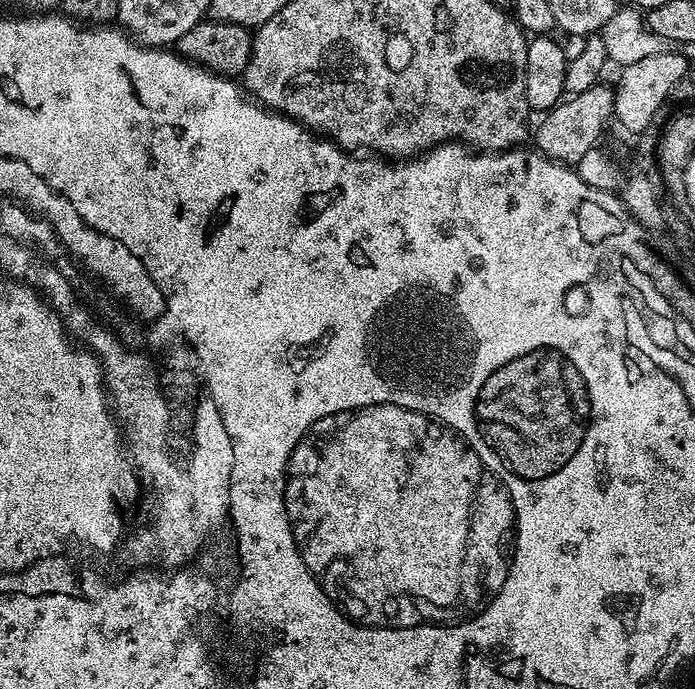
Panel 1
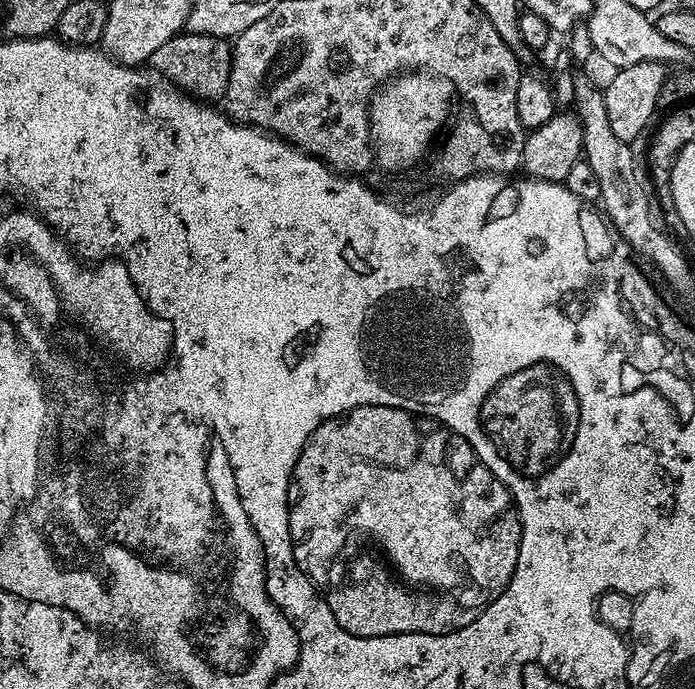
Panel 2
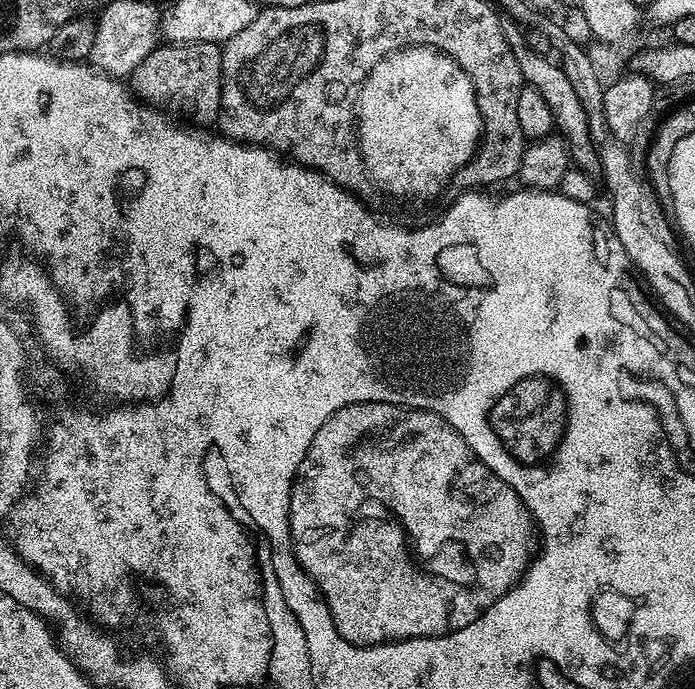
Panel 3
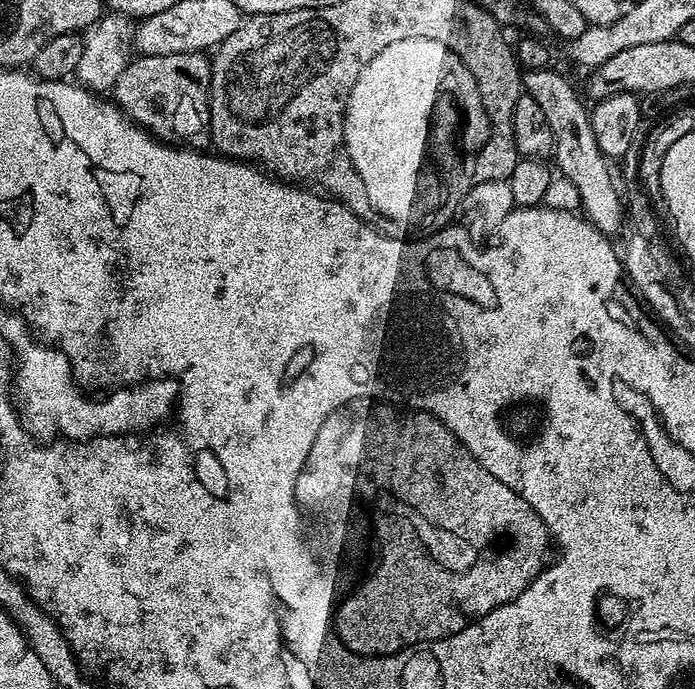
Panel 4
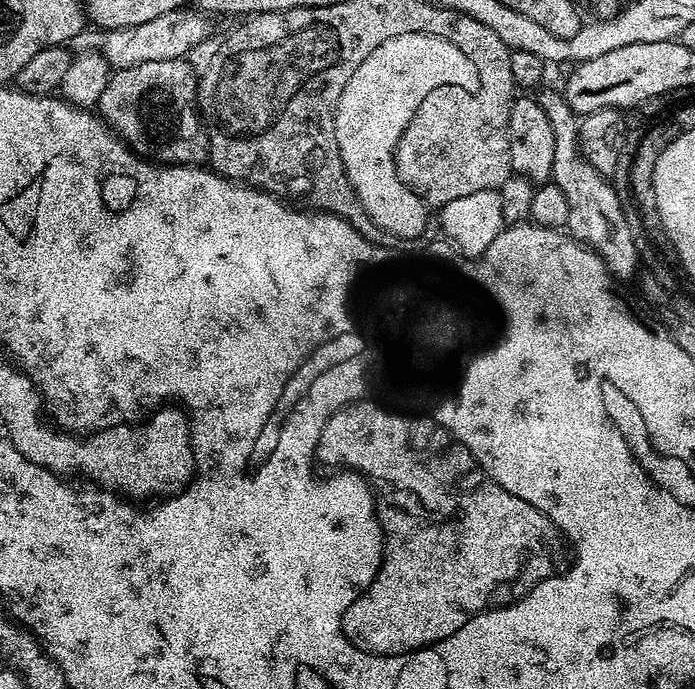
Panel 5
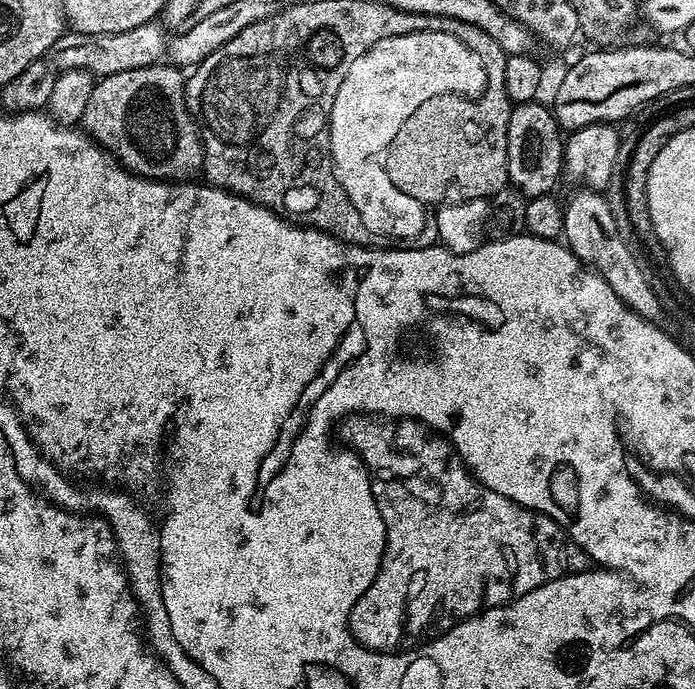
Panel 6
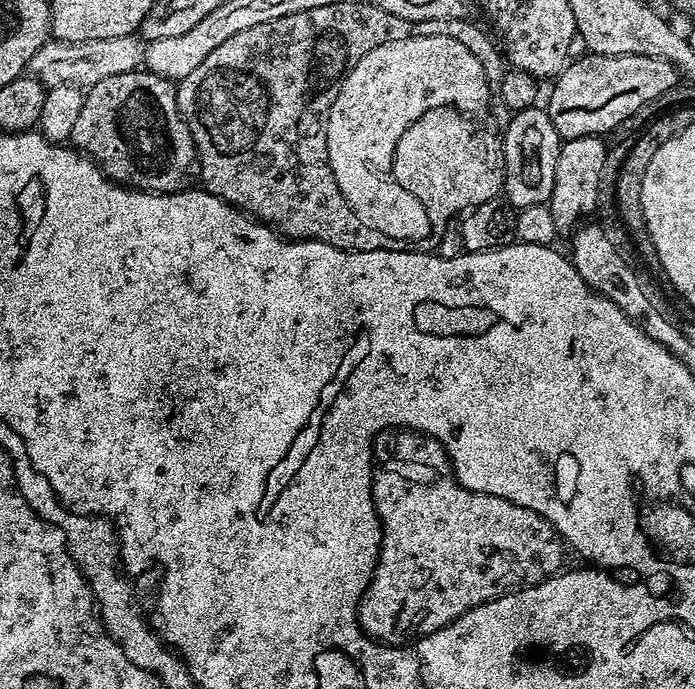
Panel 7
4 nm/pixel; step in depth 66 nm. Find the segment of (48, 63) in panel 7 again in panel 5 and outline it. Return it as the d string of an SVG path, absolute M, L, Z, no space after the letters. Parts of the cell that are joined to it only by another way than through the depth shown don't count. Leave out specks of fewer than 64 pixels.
M185 6L170 14L158 14L150 22L138 26L113 28L111 30L85 30L70 41L73 53L97 51L113 69L138 66L141 62L166 62L187 57L208 36L209 17L203 11Z

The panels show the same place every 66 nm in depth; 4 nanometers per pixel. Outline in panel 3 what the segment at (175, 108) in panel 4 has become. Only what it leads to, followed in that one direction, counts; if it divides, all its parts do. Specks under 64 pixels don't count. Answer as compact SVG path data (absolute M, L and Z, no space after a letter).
M210 42L189 44L161 43L153 52L146 54L132 71L130 87L139 99L153 106L168 106L179 100L204 100L212 110L219 109L222 90L222 48Z

